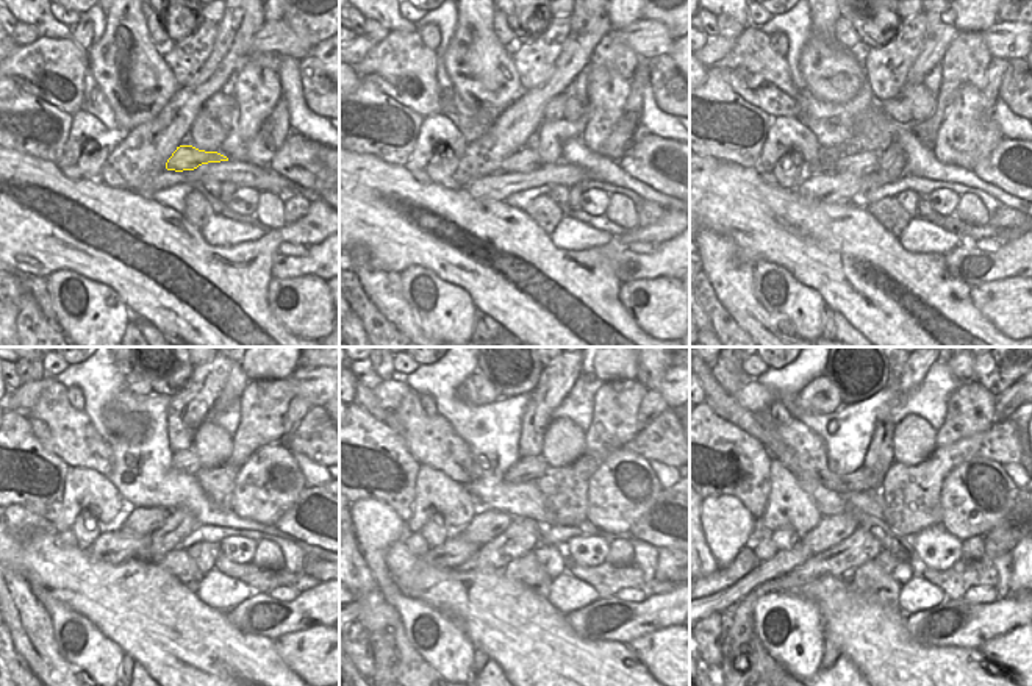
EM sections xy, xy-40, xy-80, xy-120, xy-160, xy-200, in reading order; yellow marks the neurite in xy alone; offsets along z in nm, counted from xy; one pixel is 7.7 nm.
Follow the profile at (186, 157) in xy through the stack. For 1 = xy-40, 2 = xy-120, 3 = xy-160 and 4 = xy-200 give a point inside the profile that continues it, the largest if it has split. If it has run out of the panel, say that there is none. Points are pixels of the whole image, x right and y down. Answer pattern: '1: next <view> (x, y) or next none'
1: next xy-40 (526, 160)
2: next xy-120 (144, 521)
3: next xy-160 (487, 524)
4: next xy-200 (831, 530)

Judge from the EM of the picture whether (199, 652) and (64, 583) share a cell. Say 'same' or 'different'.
same

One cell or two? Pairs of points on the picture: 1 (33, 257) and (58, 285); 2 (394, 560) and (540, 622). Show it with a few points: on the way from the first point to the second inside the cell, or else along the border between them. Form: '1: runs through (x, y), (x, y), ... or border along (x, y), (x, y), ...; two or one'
1: border along (85, 275), (75, 271), (55, 269), (47, 277); two
2: runs through (430, 585), (479, 600), (504, 619); one

